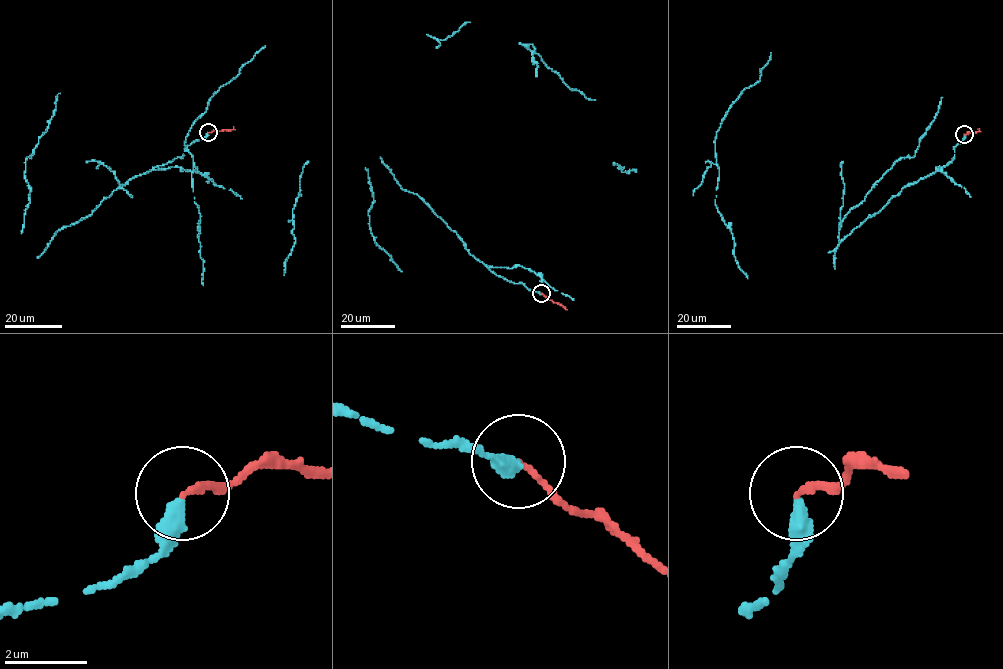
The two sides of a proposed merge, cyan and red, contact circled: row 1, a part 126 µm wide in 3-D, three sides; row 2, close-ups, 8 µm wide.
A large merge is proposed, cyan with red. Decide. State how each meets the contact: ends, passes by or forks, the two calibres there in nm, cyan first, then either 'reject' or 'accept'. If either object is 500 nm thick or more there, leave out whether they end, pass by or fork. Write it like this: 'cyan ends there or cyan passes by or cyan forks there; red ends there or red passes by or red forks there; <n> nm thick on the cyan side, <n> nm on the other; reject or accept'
cyan ends there; red ends there; 400 nm thick on the cyan side, 140 nm on the other; accept

